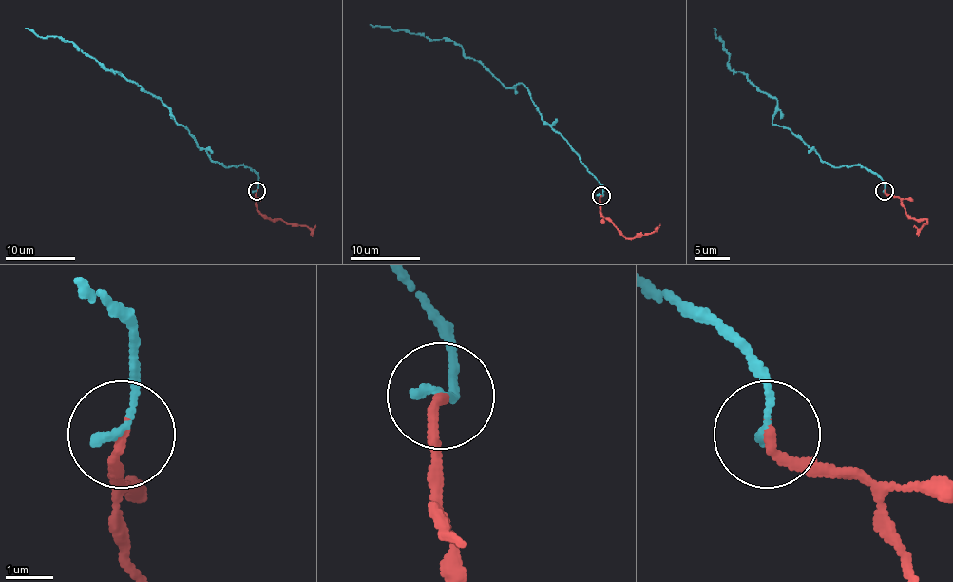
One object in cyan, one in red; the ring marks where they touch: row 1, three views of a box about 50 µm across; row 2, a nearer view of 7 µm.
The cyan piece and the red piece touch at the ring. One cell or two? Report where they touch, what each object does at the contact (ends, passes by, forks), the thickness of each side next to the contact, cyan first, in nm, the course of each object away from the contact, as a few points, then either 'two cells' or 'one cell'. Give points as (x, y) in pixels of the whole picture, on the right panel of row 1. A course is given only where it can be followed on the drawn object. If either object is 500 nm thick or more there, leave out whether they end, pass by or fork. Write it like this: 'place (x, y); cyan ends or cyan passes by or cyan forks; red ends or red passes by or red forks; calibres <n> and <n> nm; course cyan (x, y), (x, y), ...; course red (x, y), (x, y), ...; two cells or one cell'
place (885, 191); cyan ends; red ends; calibres 180 and 240 nm; course cyan (885, 189), (878, 175), (858, 164), (832, 166), (772, 123), (777, 102), (730, 69), (714, 28); course red (885, 191), (901, 200), (905, 210), (917, 220), (927, 222), (920, 228), (913, 226); one cell

